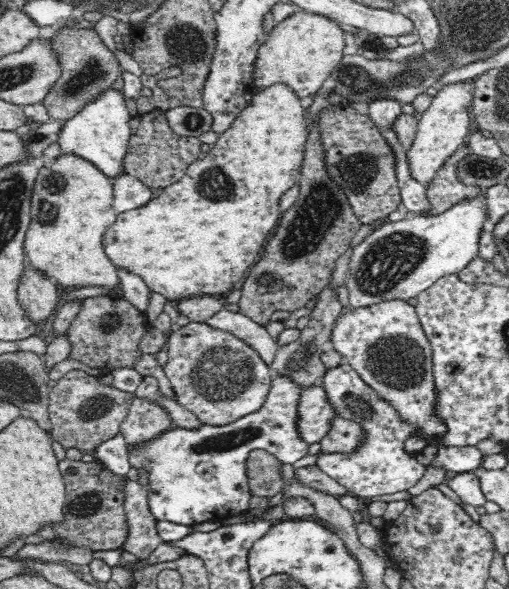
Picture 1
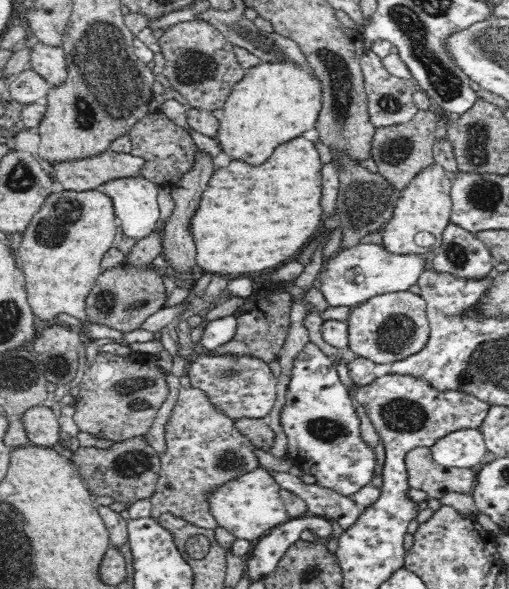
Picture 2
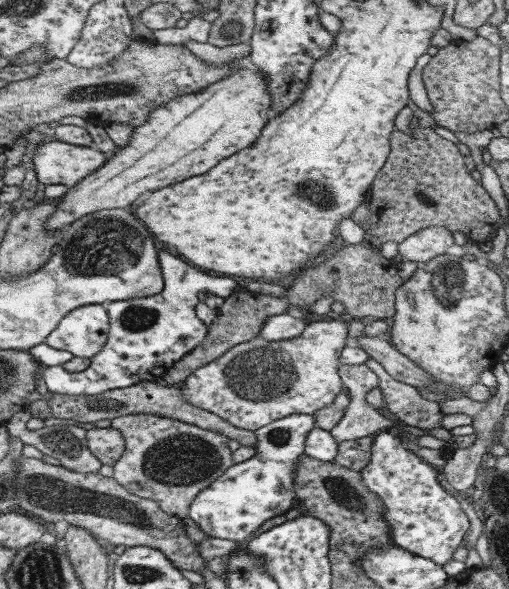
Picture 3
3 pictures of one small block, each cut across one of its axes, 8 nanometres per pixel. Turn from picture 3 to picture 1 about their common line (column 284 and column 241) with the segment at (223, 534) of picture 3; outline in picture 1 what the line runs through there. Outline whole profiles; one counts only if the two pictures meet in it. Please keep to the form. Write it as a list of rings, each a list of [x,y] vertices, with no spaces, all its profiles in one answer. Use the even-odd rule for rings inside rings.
[[[272,375],[267,399],[262,408],[252,414],[245,414],[242,418],[224,426],[200,424],[198,428],[182,428],[173,425],[150,440],[132,446],[126,444],[130,466],[148,476],[148,510],[152,516],[157,521],[192,526],[200,522],[220,521],[248,511],[248,502],[252,498],[252,493],[248,489],[246,462],[250,451],[267,450],[280,462],[286,464],[294,464],[296,460],[306,456],[309,444],[304,443],[296,431],[296,406],[298,406],[300,392],[300,387],[292,379]]]

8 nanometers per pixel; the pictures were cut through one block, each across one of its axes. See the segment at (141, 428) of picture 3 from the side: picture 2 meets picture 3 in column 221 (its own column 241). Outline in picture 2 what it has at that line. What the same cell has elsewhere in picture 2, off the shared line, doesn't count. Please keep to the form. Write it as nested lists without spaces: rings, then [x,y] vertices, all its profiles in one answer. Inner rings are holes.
[[[180,387],[176,403],[164,425],[166,448],[163,452],[157,452],[161,467],[159,478],[155,486],[154,494],[149,498],[152,503],[150,518],[157,518],[164,513],[173,514],[196,528],[213,530],[217,522],[209,511],[207,494],[218,485],[226,484],[232,478],[238,478],[240,474],[246,474],[250,470],[260,466],[252,453],[253,444],[235,427],[235,421],[216,410],[205,394],[196,388]]]

